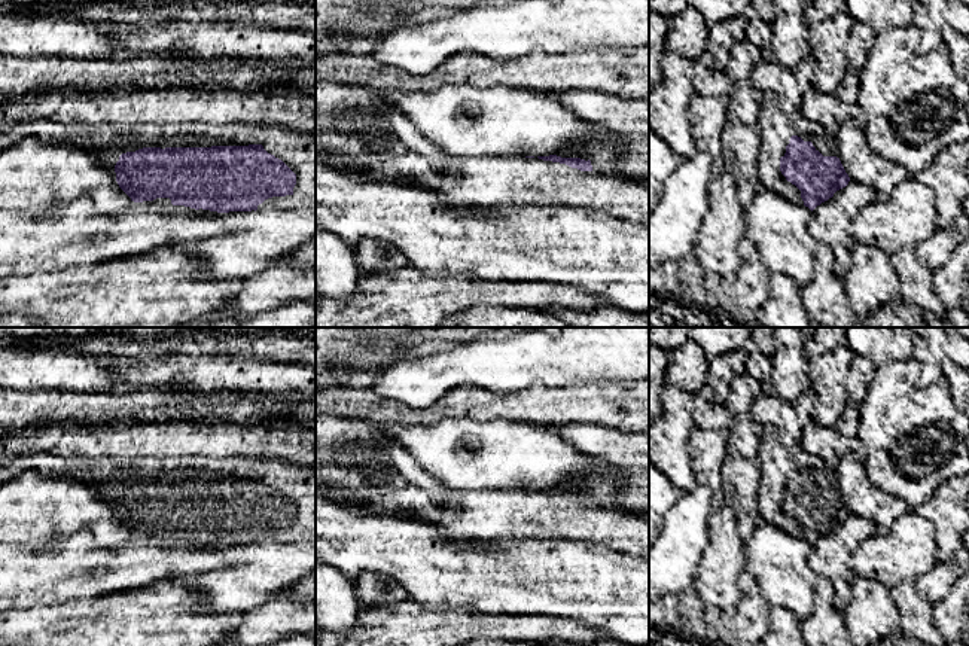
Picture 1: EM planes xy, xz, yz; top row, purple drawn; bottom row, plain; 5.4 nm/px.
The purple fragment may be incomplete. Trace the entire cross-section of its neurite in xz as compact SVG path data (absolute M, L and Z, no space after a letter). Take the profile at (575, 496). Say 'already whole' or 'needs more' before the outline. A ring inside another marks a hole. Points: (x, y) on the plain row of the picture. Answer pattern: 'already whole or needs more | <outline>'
already whole | M549 488L549 490L537 490L539 493L543 493L543 494L552 494L552 496L560 496L560 497L566 497L572 502L578 502L581 505L592 505L592 499L591 499L591 494L585 494L585 493L581 493L581 491L561 491L561 490L557 490L557 488Z

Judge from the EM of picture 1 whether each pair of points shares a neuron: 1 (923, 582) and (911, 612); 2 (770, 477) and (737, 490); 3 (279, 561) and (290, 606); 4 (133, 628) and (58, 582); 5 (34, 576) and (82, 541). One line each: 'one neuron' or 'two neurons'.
1: two neurons
2: two neurons
3: two neurons
4: two neurons
5: one neuron

